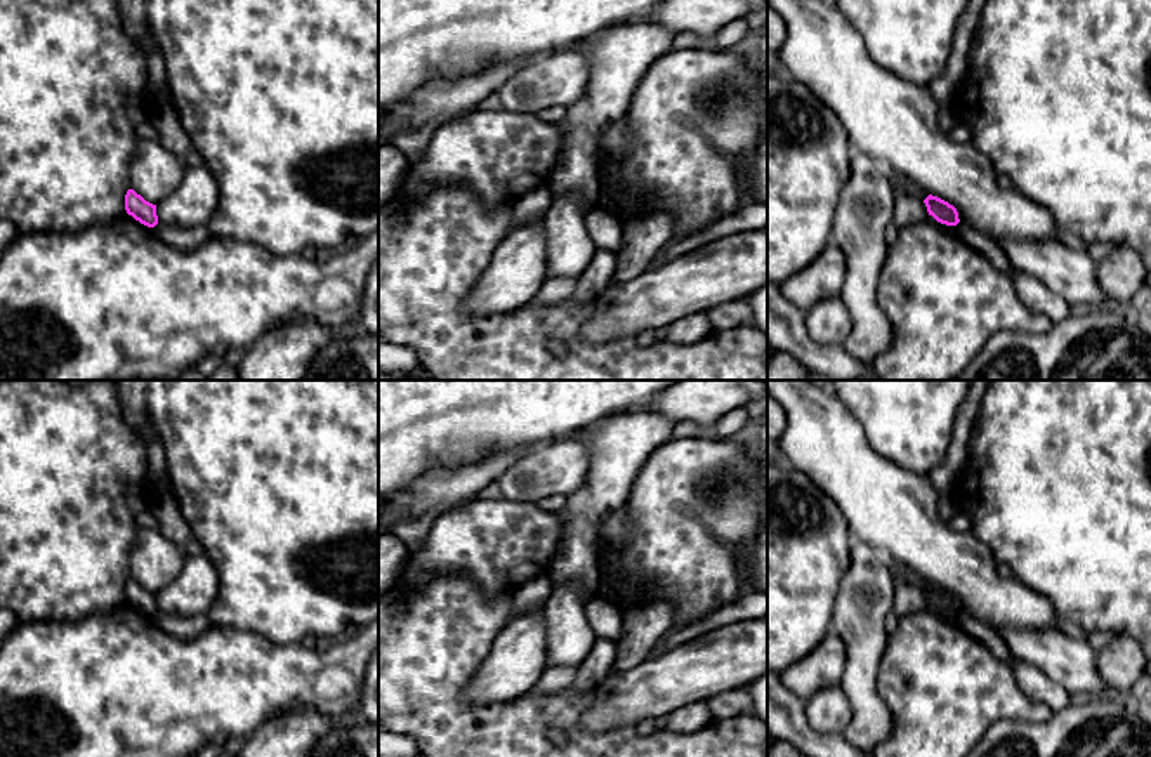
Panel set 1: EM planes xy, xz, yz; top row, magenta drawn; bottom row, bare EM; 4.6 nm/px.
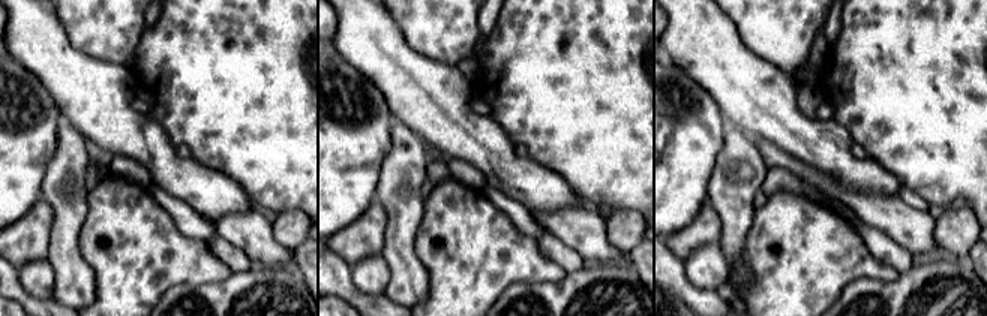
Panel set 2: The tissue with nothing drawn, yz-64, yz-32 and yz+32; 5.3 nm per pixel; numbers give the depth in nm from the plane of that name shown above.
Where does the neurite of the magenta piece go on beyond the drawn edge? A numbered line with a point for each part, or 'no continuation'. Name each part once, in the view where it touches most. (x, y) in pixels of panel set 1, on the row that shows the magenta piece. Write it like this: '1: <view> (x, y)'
no continuation

